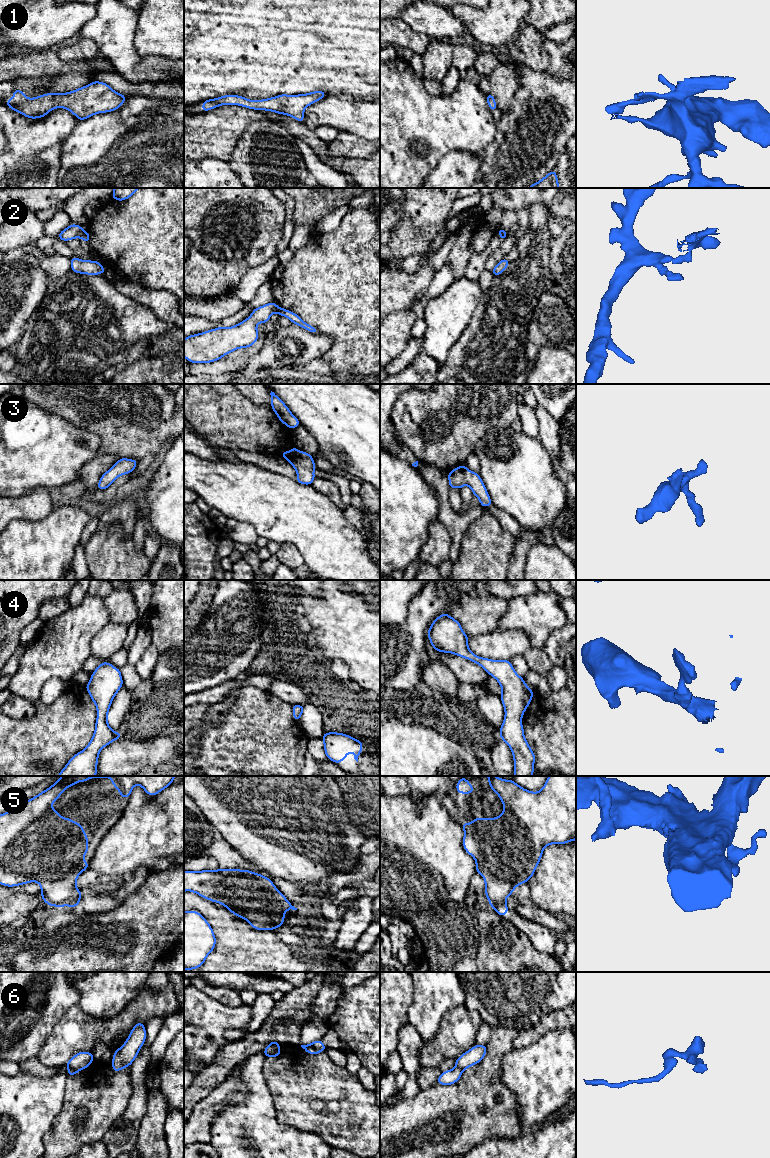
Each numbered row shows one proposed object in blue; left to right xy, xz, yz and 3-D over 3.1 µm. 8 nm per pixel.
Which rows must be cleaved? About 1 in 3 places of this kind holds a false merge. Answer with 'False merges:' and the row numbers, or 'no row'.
False merges: 2, 6

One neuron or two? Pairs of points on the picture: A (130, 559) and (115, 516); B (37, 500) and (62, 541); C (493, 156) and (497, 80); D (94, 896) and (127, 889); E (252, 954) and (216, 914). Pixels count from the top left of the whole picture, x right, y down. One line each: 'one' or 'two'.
A: two
B: two
C: two
D: one
E: one

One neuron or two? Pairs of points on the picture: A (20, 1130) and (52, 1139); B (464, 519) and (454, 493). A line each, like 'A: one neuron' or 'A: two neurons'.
A: two neurons
B: two neurons

